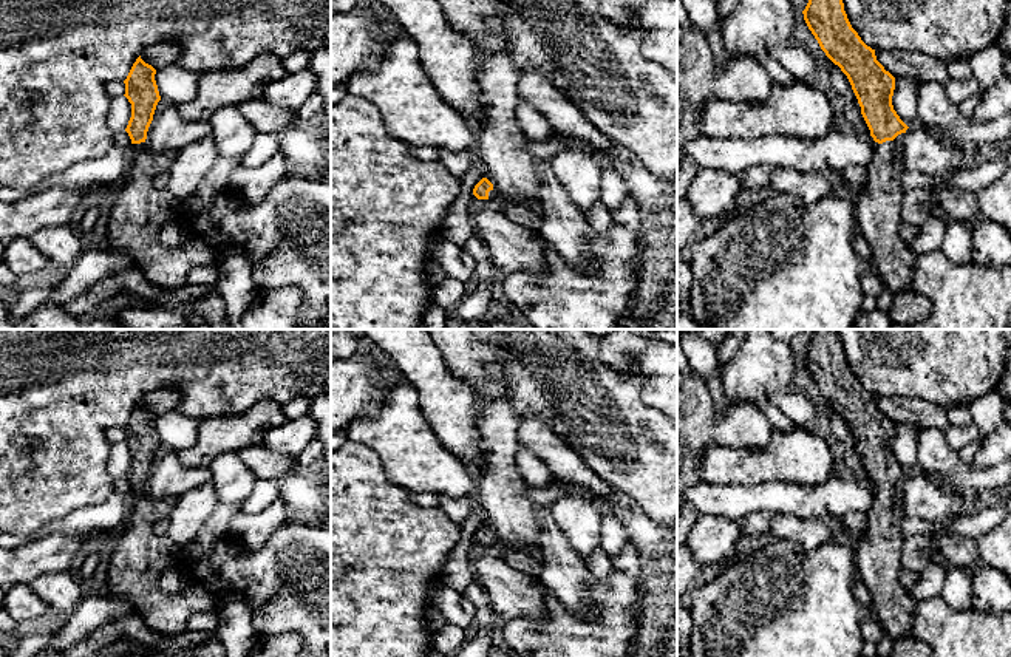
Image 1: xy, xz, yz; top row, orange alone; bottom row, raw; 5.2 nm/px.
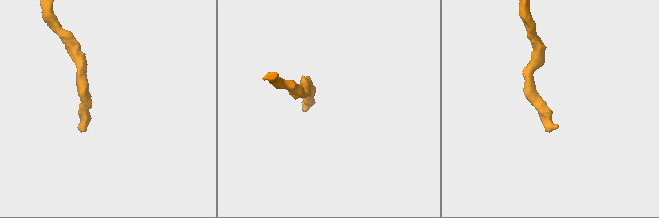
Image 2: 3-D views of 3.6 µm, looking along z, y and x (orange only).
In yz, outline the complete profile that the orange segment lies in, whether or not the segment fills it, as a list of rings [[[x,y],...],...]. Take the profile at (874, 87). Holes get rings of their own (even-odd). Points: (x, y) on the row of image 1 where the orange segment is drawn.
[[[808,0],[802,14],[821,49],[847,76],[875,141],[873,156],[866,165],[867,190],[853,198],[856,229],[866,237],[870,250],[870,261],[866,266],[877,272],[884,288],[892,294],[907,292],[912,289],[917,257],[900,237],[900,224],[903,223],[900,178],[904,164],[903,150],[894,144],[894,139],[906,133],[909,127],[892,105],[895,77],[877,60],[875,49],[867,46],[852,28],[842,0]]]

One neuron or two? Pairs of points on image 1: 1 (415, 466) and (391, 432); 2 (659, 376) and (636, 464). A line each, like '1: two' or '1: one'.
1: one
2: two

